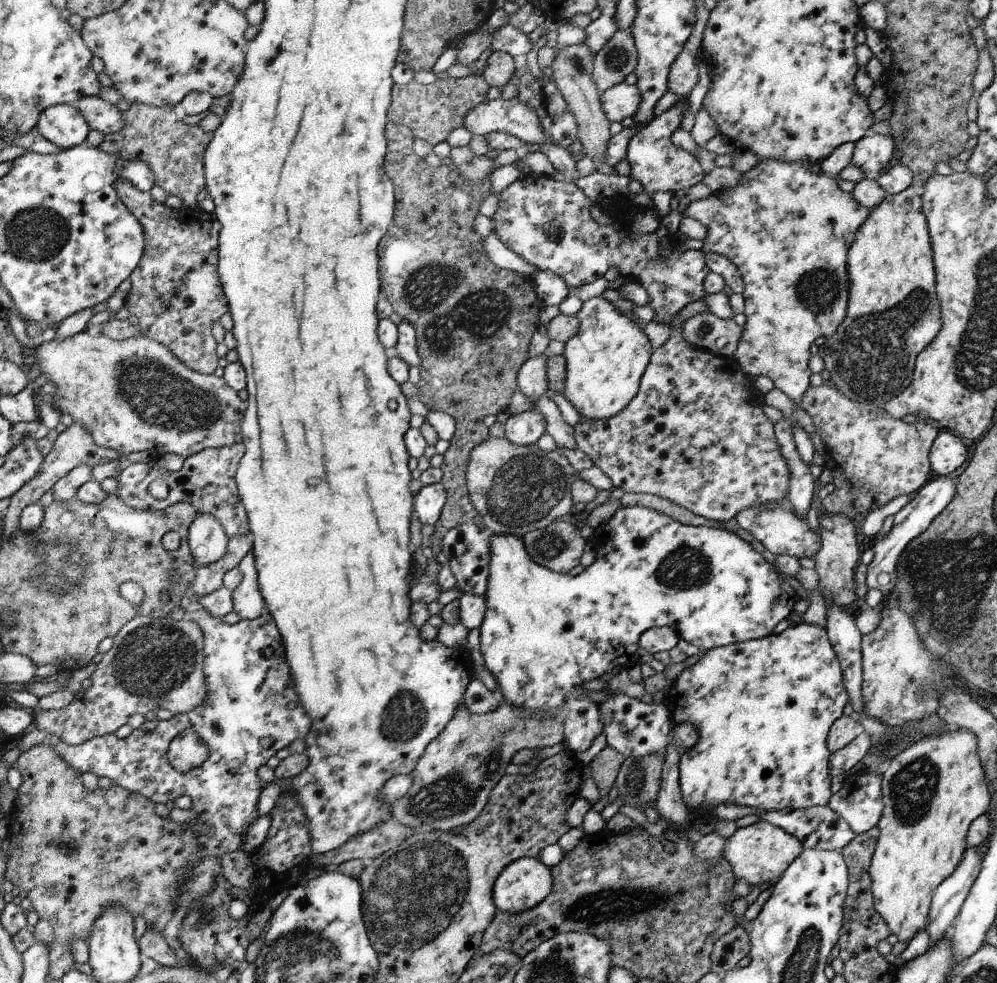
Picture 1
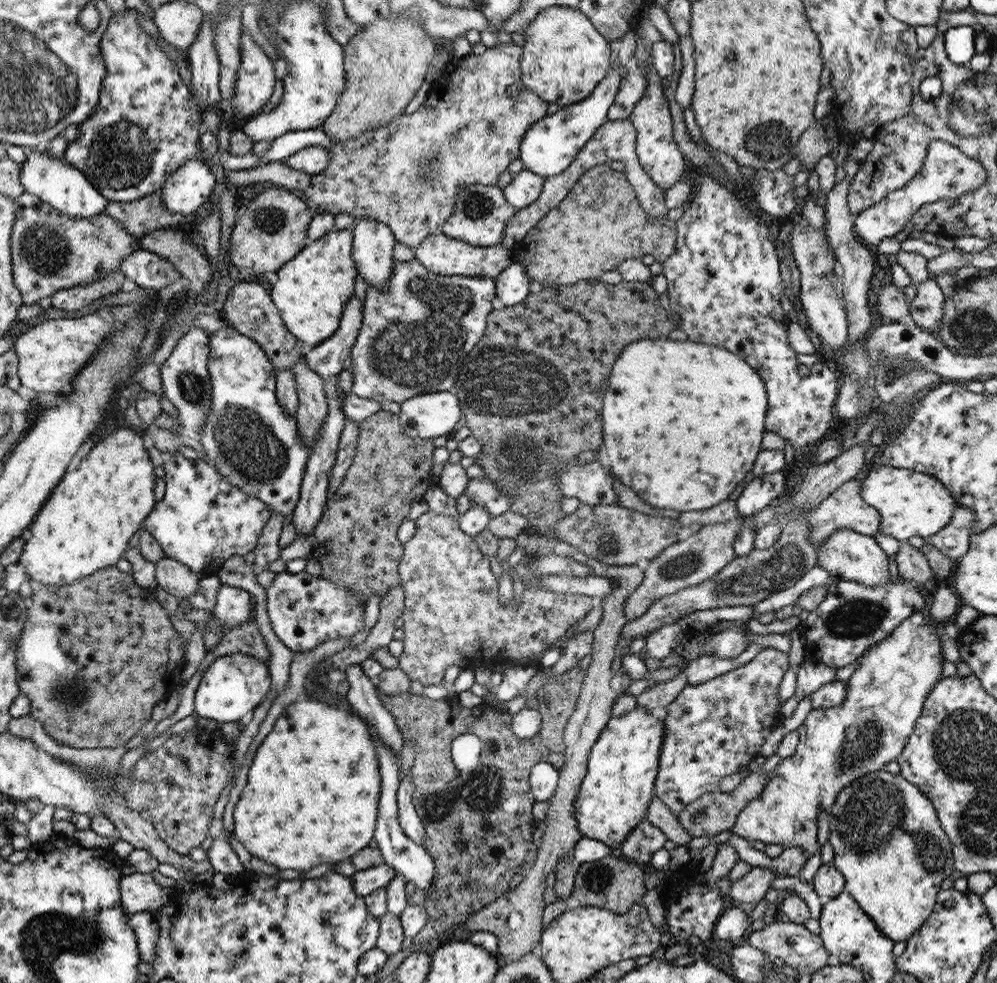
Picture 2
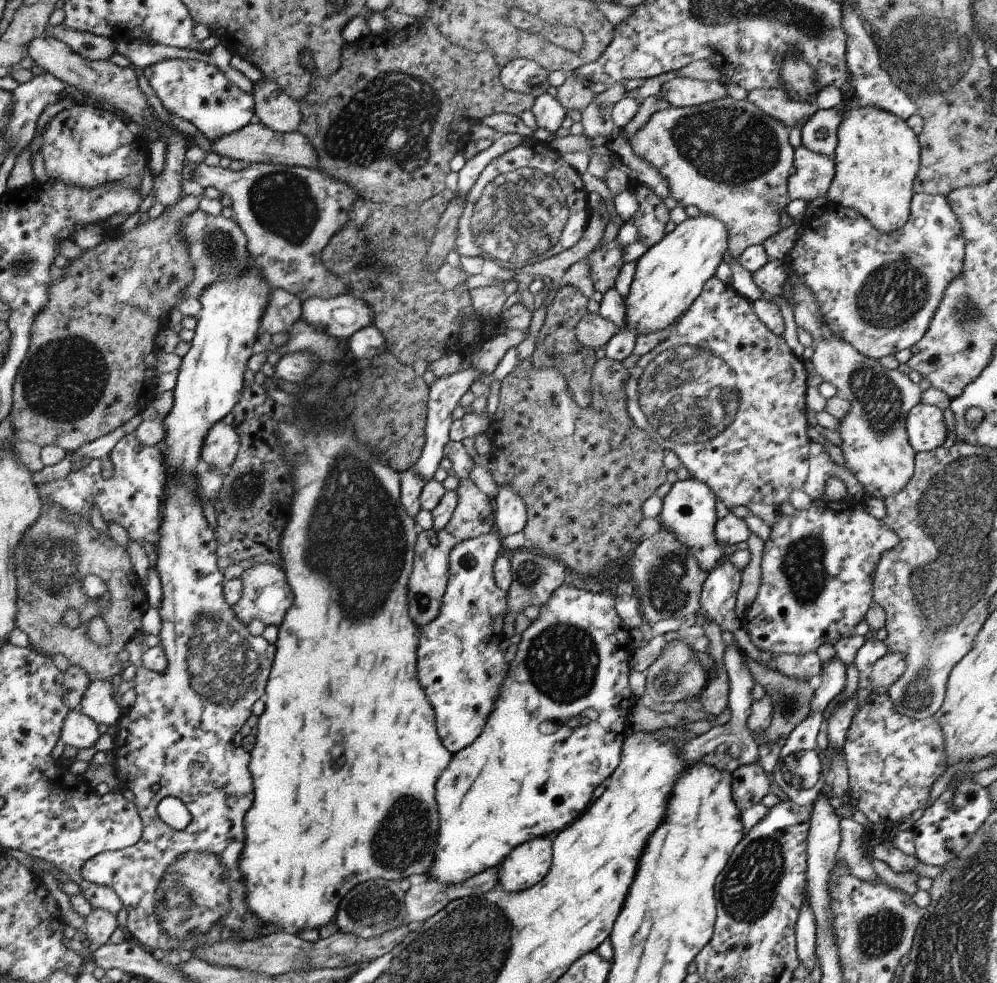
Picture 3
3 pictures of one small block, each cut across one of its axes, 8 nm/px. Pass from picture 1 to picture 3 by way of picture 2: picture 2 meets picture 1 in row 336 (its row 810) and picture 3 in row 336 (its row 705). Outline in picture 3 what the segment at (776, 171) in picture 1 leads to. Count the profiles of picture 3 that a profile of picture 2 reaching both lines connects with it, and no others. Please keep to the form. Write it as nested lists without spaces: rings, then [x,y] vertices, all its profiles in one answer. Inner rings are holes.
[[[924,193],[914,194],[911,201],[910,217],[904,227],[898,228],[892,233],[880,233],[864,216],[861,216],[856,210],[828,203],[825,213],[822,216],[806,215],[801,220],[802,234],[794,244],[794,248],[789,251],[786,257],[788,264],[788,272],[790,266],[794,268],[794,272],[802,277],[804,283],[818,300],[822,315],[830,329],[842,340],[847,341],[853,348],[856,348],[860,354],[870,359],[879,361],[882,357],[896,355],[903,349],[910,349],[915,346],[928,331],[929,325],[935,316],[936,310],[943,302],[944,294],[948,286],[963,272],[965,258],[965,239],[963,238],[963,229],[957,220],[955,211],[949,204],[946,197],[941,195],[926,195]]]

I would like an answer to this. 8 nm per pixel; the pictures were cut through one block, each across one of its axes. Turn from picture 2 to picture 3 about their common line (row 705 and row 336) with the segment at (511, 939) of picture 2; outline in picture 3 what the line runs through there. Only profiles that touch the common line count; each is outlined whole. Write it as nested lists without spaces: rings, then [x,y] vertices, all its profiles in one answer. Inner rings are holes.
[[[587,313],[577,325],[578,341],[586,348],[599,349],[617,334],[617,327],[599,313]]]

